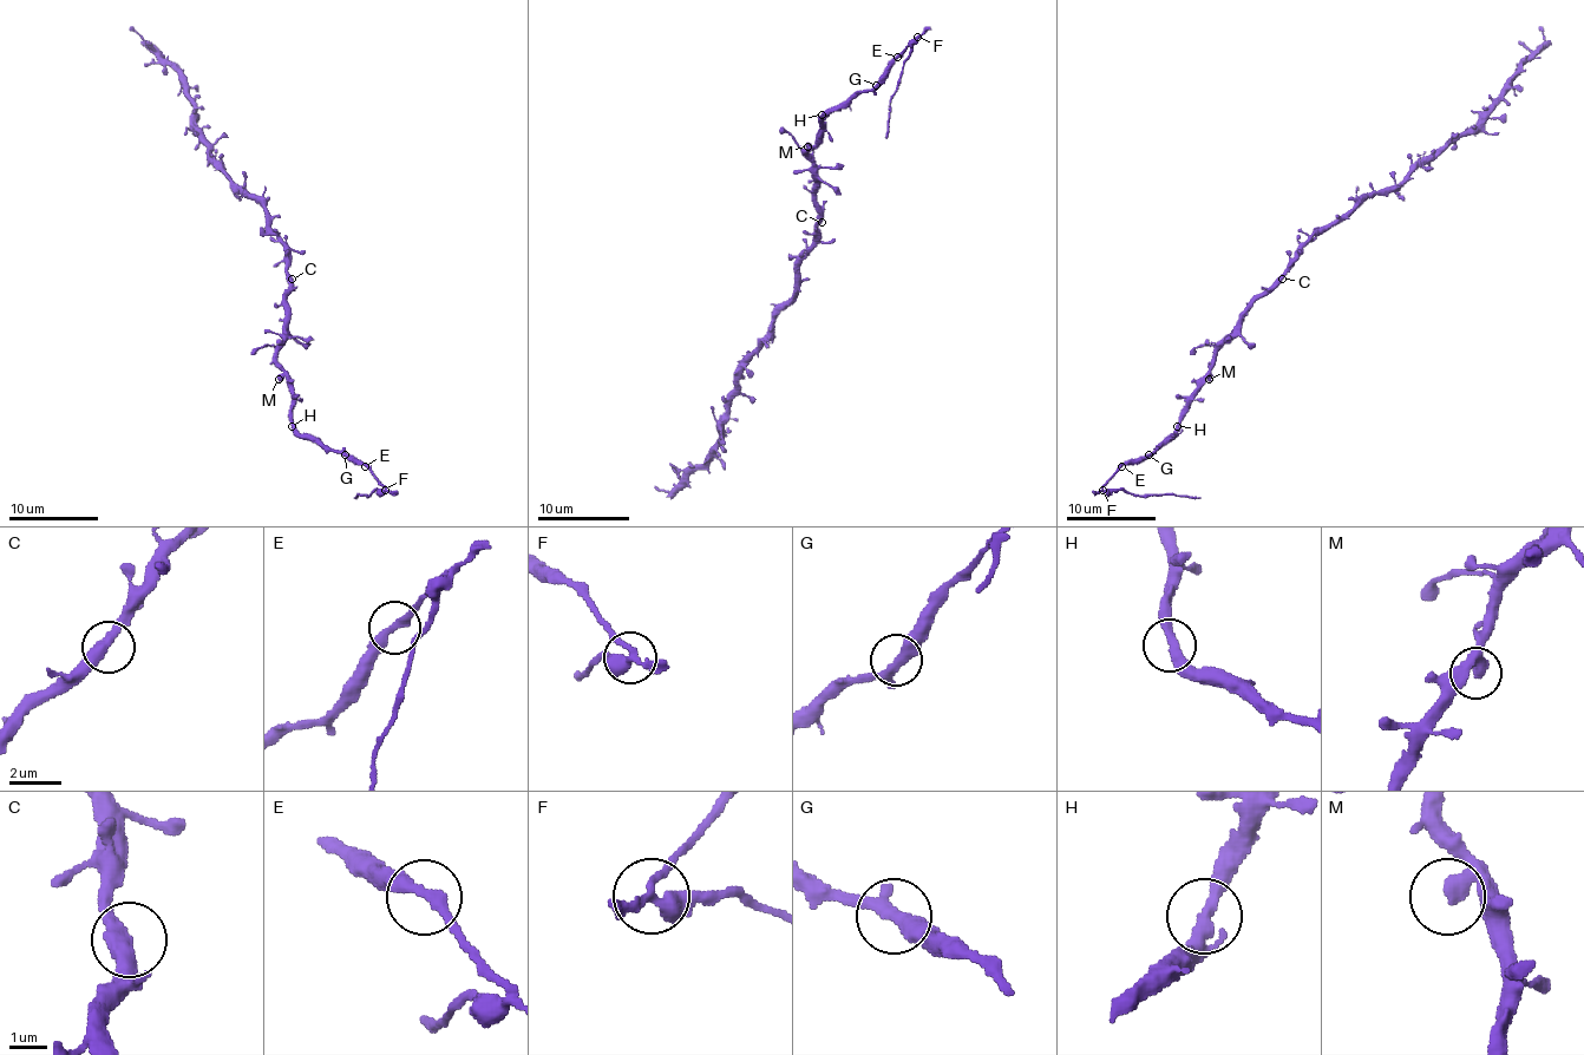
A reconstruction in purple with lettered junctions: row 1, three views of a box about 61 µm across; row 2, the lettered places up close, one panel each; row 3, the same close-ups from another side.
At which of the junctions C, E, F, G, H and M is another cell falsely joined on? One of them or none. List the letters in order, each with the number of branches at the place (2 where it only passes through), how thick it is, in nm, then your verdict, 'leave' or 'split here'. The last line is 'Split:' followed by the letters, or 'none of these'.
C: 2 branches meet; 400 nm thick; leave
E: 2 branches meet; 320 nm thick; leave
F: 3 branches meet; 280 nm thick; split here
G: 3 branches meet; 320 nm thick; leave
H: 3 branches meet; 280 nm thick; leave
M: 2 branches meet; 320 nm thick; leave
Split: F

